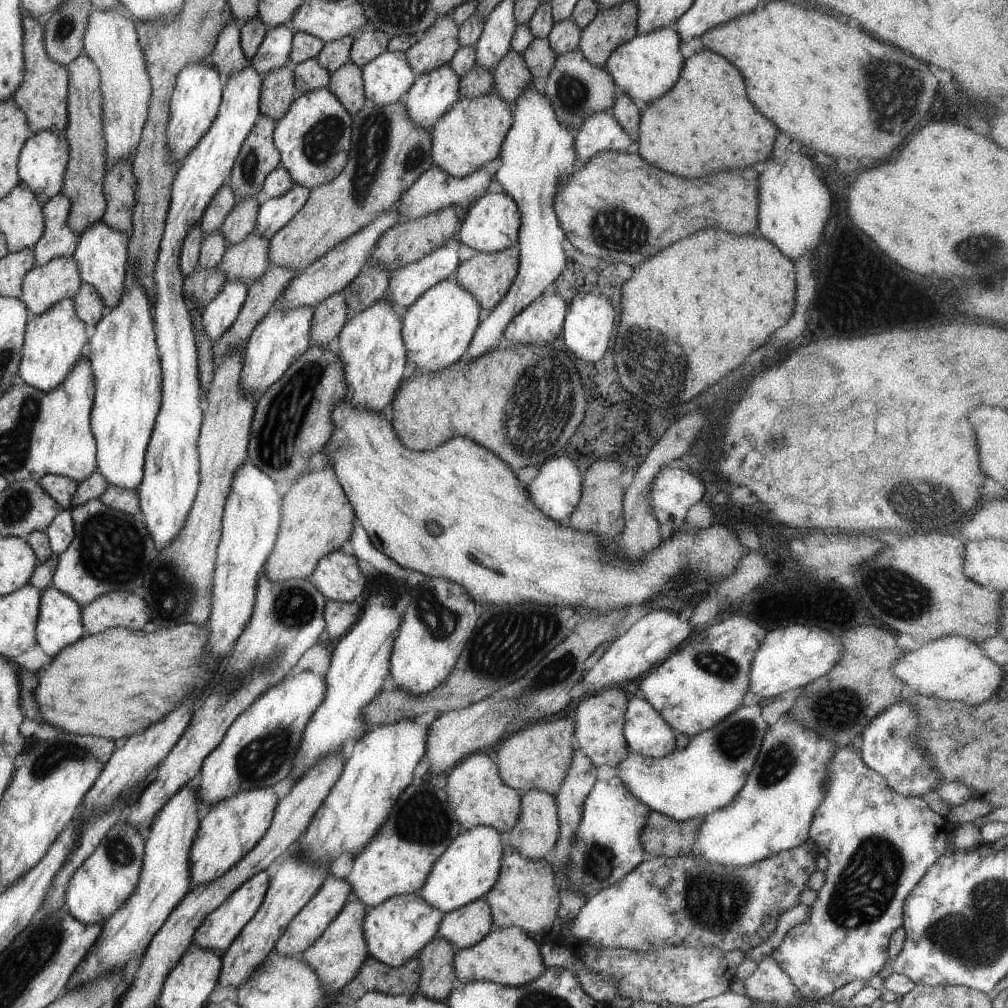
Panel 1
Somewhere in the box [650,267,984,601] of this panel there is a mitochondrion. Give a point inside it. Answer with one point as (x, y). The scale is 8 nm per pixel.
(932, 492)

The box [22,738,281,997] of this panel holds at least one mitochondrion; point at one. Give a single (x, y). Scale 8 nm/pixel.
(46, 759)

